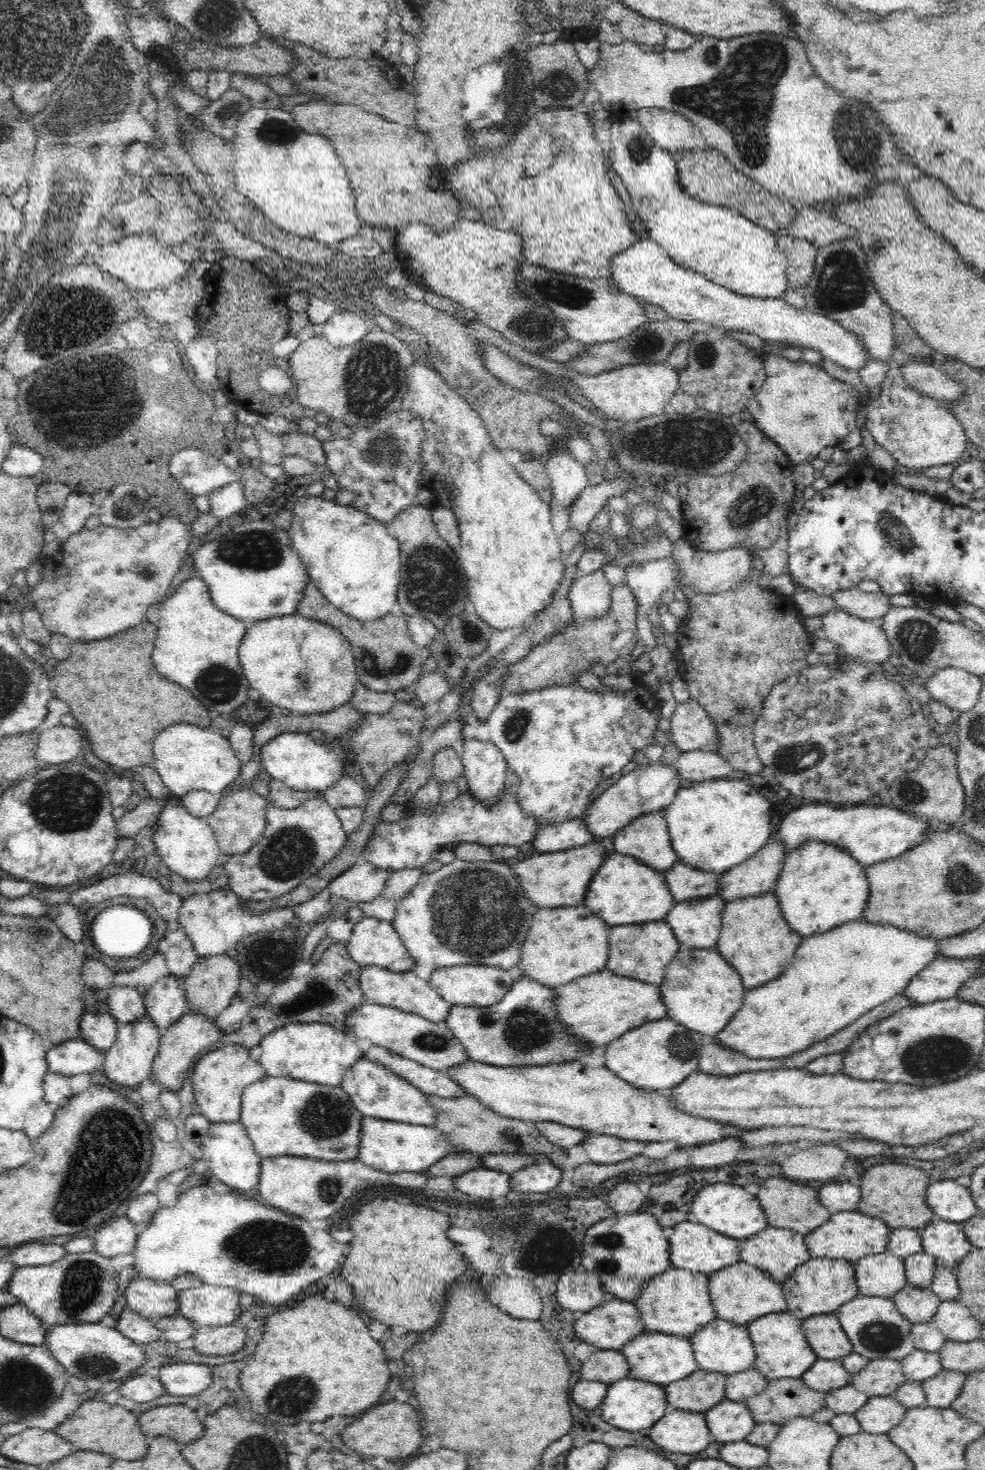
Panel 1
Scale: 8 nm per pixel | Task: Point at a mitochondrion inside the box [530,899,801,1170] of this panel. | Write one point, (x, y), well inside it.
(681, 1046)

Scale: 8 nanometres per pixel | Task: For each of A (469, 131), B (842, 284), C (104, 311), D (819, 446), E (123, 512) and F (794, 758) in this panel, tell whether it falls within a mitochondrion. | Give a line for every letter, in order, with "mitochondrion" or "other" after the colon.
A: other
B: mitochondrion
C: other
D: other
E: mitochondrion
F: mitochondrion

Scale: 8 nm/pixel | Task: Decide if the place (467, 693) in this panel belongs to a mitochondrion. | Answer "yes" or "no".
no

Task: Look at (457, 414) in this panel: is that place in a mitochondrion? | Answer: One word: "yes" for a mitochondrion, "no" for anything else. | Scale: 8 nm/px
no

